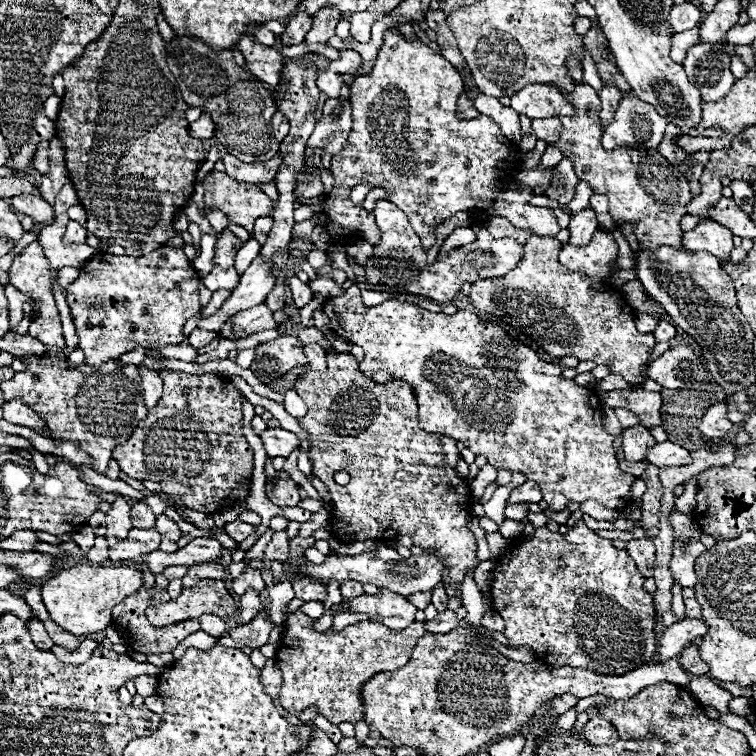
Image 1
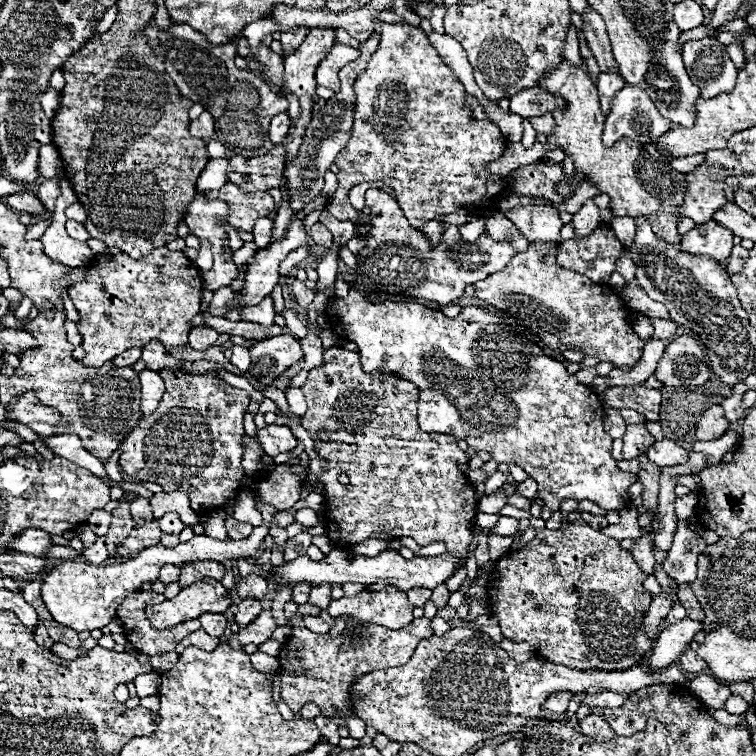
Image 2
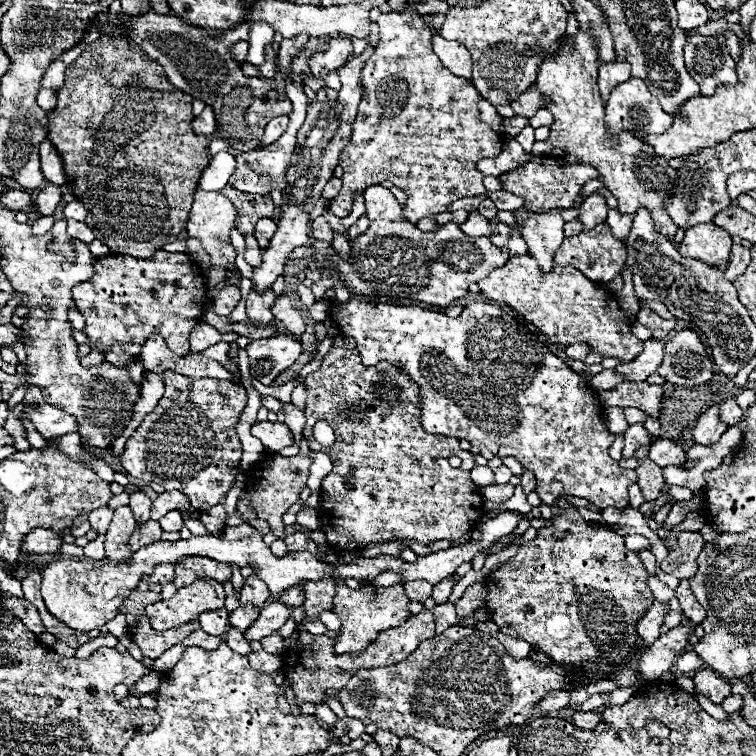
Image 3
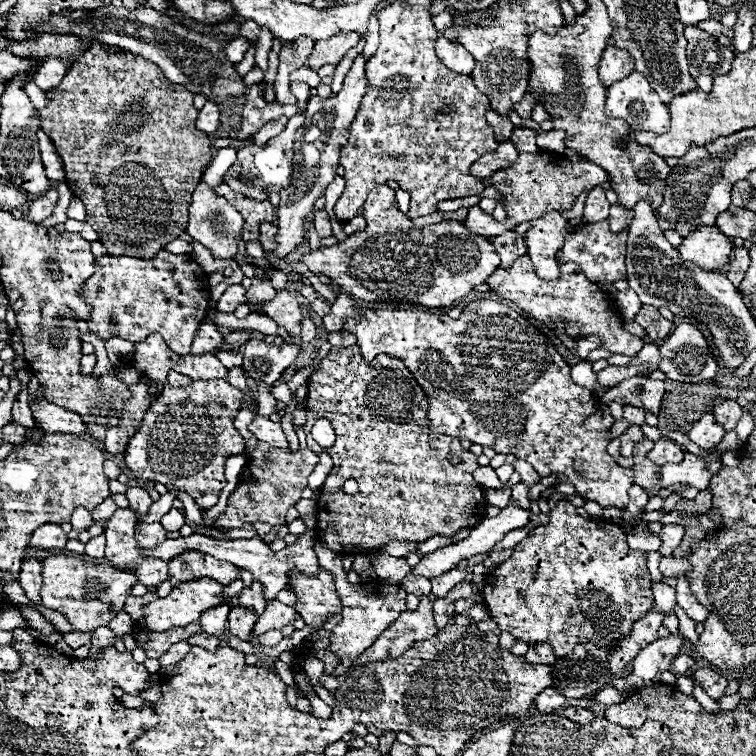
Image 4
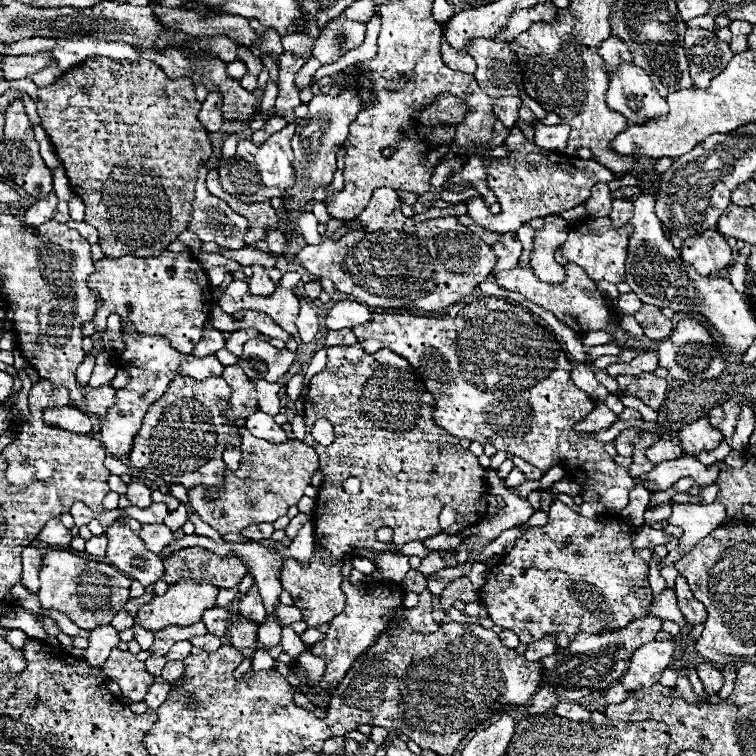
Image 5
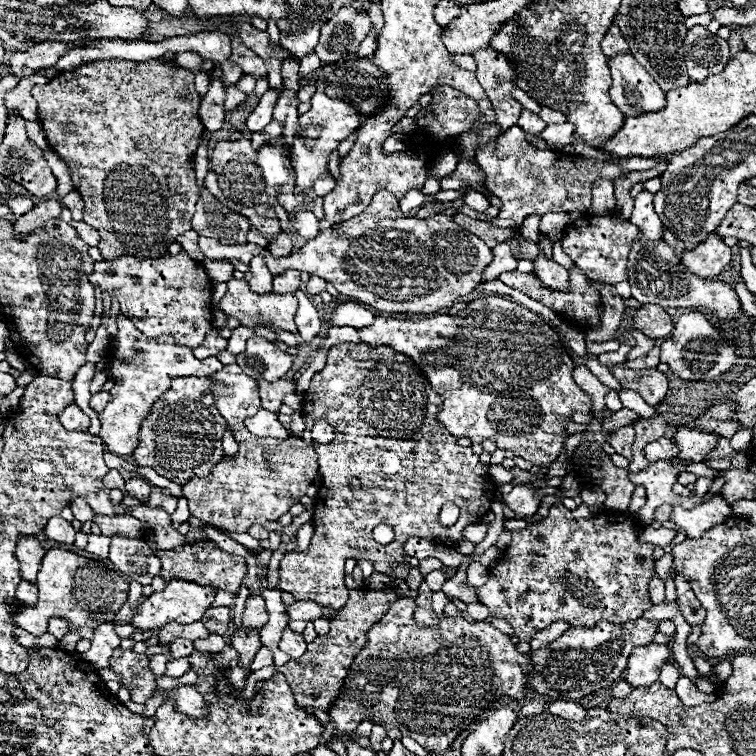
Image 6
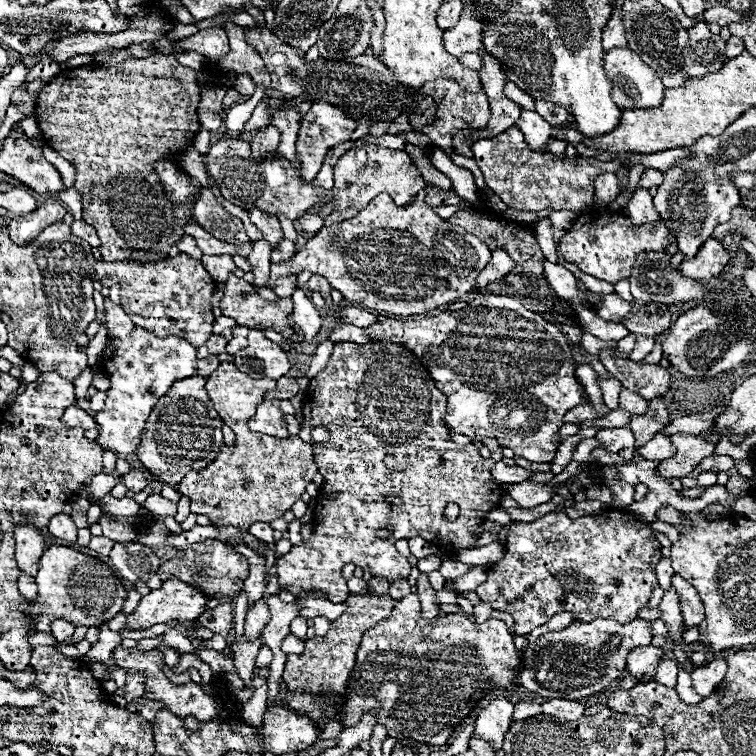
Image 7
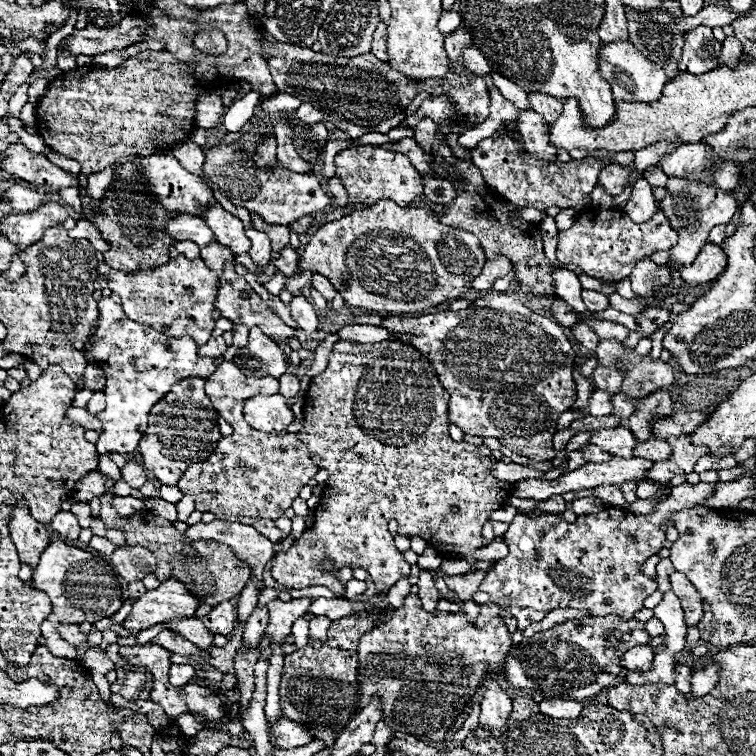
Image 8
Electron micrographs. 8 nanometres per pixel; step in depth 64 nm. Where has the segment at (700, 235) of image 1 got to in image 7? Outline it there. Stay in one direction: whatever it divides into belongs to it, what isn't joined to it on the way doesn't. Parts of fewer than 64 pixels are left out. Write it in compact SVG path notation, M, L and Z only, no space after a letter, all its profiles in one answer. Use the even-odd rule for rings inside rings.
M708 238L708 242L704 242L698 250L698 254L694 258L684 258L680 264L682 274L686 274L688 278L694 280L710 280L716 278L722 268L730 262L730 252L728 248L722 246L720 240L716 238Z

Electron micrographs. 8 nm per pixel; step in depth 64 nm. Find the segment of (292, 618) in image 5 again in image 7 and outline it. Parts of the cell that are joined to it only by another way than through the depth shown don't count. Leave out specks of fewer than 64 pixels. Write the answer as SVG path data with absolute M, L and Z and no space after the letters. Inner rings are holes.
M302 598L302 600L298 600L298 616L306 618L306 620L312 620L318 616L334 620L334 618L340 618L344 608L346 608L346 604L332 604L324 598Z

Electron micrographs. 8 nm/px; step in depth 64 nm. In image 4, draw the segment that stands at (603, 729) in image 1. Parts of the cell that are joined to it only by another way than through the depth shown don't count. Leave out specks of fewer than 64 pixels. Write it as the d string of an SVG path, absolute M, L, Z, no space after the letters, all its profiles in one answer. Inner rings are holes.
M566 708L566 714L564 714L566 718L570 718L572 722L578 722L578 724L582 724L582 726L586 726L586 724L592 724L594 722L594 712L590 712L590 710L586 710L586 708Z

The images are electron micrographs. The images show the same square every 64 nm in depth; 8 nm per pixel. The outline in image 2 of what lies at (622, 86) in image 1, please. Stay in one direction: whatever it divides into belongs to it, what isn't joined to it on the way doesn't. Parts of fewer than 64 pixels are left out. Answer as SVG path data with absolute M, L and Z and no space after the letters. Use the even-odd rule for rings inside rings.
M588 10L586 14L582 14L582 18L584 18L586 42L588 42L594 58L598 60L600 72L610 72L610 70L616 72L618 66L616 66L616 62L612 58L612 48L610 48L610 40L608 40L602 16L596 14L594 10Z

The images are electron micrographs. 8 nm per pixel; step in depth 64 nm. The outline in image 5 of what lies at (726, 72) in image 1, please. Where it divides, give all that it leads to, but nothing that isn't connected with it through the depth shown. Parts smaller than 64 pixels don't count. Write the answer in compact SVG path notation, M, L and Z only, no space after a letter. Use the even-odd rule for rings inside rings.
M702 28L686 30L686 58L696 88L706 90L710 86L710 80L728 66L732 56L734 54L730 46L718 40L714 32Z

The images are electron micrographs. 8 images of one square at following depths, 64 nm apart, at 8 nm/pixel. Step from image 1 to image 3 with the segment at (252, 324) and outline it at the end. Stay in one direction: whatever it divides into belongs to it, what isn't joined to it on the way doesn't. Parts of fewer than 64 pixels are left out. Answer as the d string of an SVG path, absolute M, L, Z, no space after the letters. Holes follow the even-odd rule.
M254 290L246 298L246 314L250 320L258 320L262 324L272 324L274 316L270 308L274 306L274 294L272 290L266 290L264 294L256 294Z

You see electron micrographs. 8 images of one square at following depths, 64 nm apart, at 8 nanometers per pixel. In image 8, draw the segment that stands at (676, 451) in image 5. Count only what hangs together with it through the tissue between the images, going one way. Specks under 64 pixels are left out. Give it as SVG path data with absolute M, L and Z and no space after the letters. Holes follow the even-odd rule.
M656 436L634 446L634 456L650 458L652 462L660 462L662 458L670 458L670 452L672 452L670 444L664 438L656 438Z

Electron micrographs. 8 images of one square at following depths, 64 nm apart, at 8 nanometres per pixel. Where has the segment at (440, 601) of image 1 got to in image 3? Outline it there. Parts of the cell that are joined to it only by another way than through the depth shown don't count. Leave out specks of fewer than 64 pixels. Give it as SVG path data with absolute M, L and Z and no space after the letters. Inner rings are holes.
M446 578L446 582L440 582L438 586L434 586L434 592L432 592L432 598L436 600L436 604L442 604L448 600L450 592L452 592L452 586L454 582L450 578Z

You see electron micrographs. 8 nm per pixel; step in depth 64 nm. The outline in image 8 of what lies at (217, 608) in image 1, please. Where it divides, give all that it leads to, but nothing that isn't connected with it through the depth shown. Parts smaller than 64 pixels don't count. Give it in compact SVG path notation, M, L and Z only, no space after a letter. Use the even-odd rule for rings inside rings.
M176 578L162 582L156 590L148 590L134 604L124 620L126 630L144 630L172 618L192 618L200 608L200 600Z

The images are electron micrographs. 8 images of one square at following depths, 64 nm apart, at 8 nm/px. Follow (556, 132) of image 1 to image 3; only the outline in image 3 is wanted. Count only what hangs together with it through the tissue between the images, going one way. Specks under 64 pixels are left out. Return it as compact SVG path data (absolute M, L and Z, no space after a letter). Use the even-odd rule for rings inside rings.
M544 108L544 110L540 110L538 114L534 114L532 118L530 118L530 126L532 128L540 128L540 126L550 126L554 122L554 118L552 118L552 114Z

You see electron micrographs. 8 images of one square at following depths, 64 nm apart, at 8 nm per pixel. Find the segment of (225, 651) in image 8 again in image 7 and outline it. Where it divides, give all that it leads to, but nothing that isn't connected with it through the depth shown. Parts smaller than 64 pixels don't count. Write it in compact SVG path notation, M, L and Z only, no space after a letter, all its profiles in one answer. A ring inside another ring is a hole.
M212 649L196 650L196 654L216 673L228 673L235 670L232 656L225 656L221 651Z

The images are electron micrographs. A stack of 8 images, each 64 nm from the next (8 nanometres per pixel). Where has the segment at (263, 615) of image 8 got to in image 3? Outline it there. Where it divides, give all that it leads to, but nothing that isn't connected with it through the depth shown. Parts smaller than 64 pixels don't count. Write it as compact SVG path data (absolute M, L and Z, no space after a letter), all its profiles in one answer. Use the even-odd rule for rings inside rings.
M256 574L248 576L244 580L244 586L240 588L238 592L238 600L240 604L246 604L246 602L254 602L258 608L262 608L266 604L266 598L268 598L268 586L266 582L262 582Z

